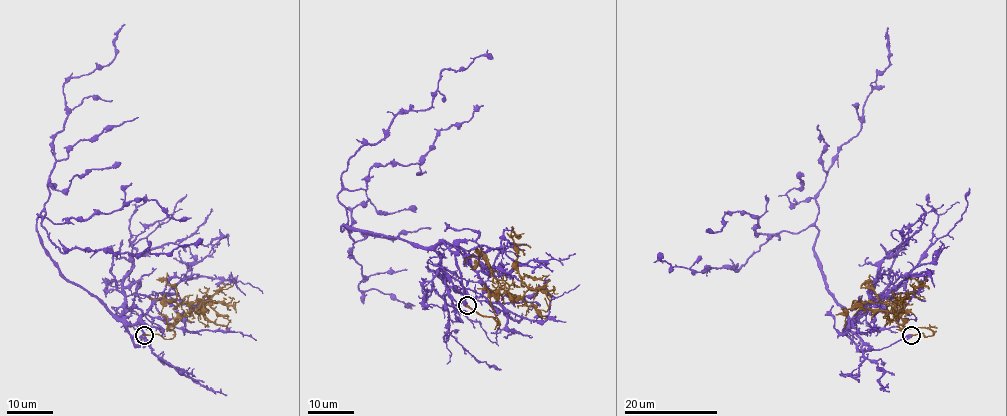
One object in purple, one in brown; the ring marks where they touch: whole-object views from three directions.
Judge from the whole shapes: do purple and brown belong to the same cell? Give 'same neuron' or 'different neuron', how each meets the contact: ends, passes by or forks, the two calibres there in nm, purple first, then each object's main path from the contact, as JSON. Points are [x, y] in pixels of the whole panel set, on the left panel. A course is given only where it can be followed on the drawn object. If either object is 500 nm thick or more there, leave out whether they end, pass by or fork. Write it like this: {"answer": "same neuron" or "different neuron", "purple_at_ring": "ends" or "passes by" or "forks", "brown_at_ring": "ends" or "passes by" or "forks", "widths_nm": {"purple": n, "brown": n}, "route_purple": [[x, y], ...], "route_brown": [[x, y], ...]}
{"answer": "different neuron", "purple_at_ring": "passes by", "brown_at_ring": "ends", "widths_nm": {"purple": 280, "brown": 240}, "route_purple": [[143, 334], [136, 347], [63, 275], [37, 214], [63, 253], [171, 253], [202, 238]], "route_brown": [[143, 334], [174, 337], [168, 327], [194, 303], [210, 302], [203, 313], [197, 310], [208, 326]]}

